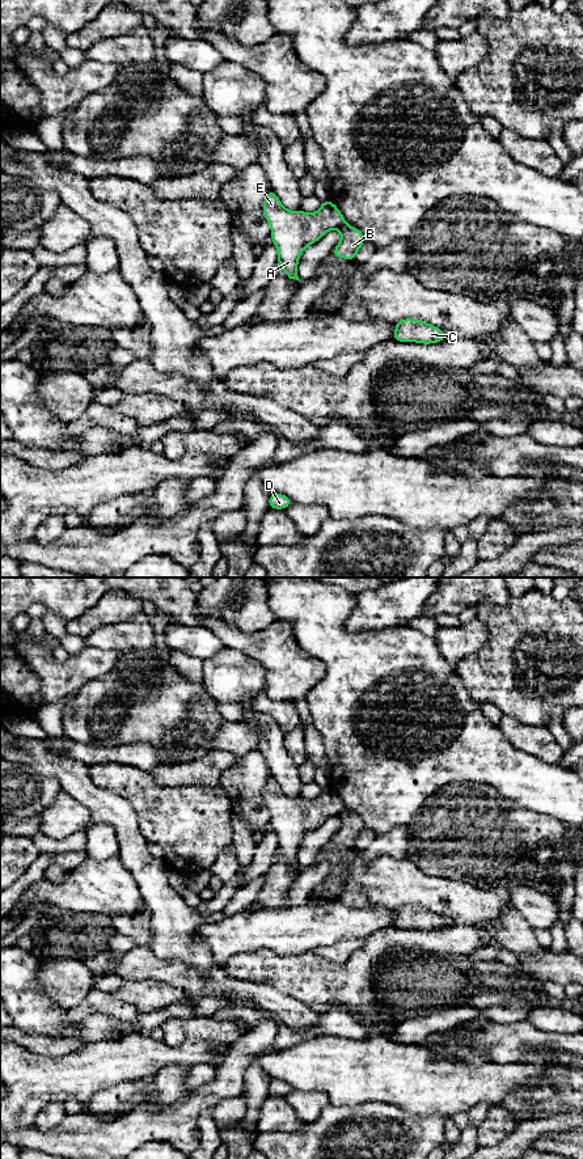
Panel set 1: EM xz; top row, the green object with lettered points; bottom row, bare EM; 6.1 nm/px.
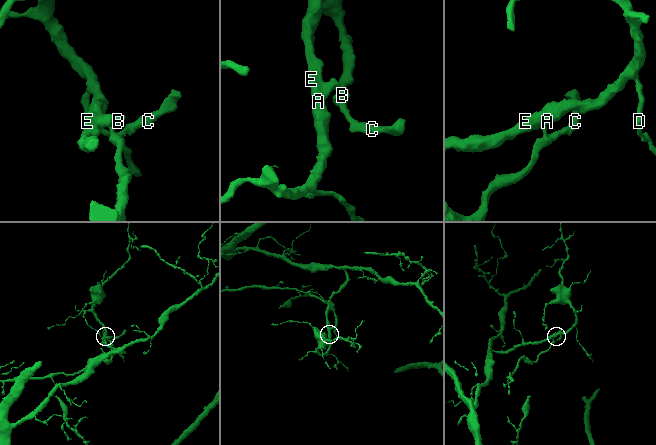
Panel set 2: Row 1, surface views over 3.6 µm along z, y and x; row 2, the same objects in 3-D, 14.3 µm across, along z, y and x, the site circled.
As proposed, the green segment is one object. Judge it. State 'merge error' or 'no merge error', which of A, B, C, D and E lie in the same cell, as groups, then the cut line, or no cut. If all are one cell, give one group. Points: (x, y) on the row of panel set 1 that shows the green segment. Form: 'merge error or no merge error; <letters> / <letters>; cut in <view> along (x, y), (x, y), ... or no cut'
merge error; A D E / B C; cut in xz along (346, 223), (338, 228)

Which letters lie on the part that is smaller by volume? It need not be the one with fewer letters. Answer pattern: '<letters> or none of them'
B, C

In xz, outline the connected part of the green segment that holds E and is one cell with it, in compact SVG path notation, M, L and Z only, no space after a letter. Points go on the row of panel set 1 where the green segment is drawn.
M270 189L262 204L262 212L271 228L273 245L278 250L278 267L290 279L296 279L299 258L304 249L317 242L329 230L346 224L339 208L330 200L321 203L317 212L287 210Z

